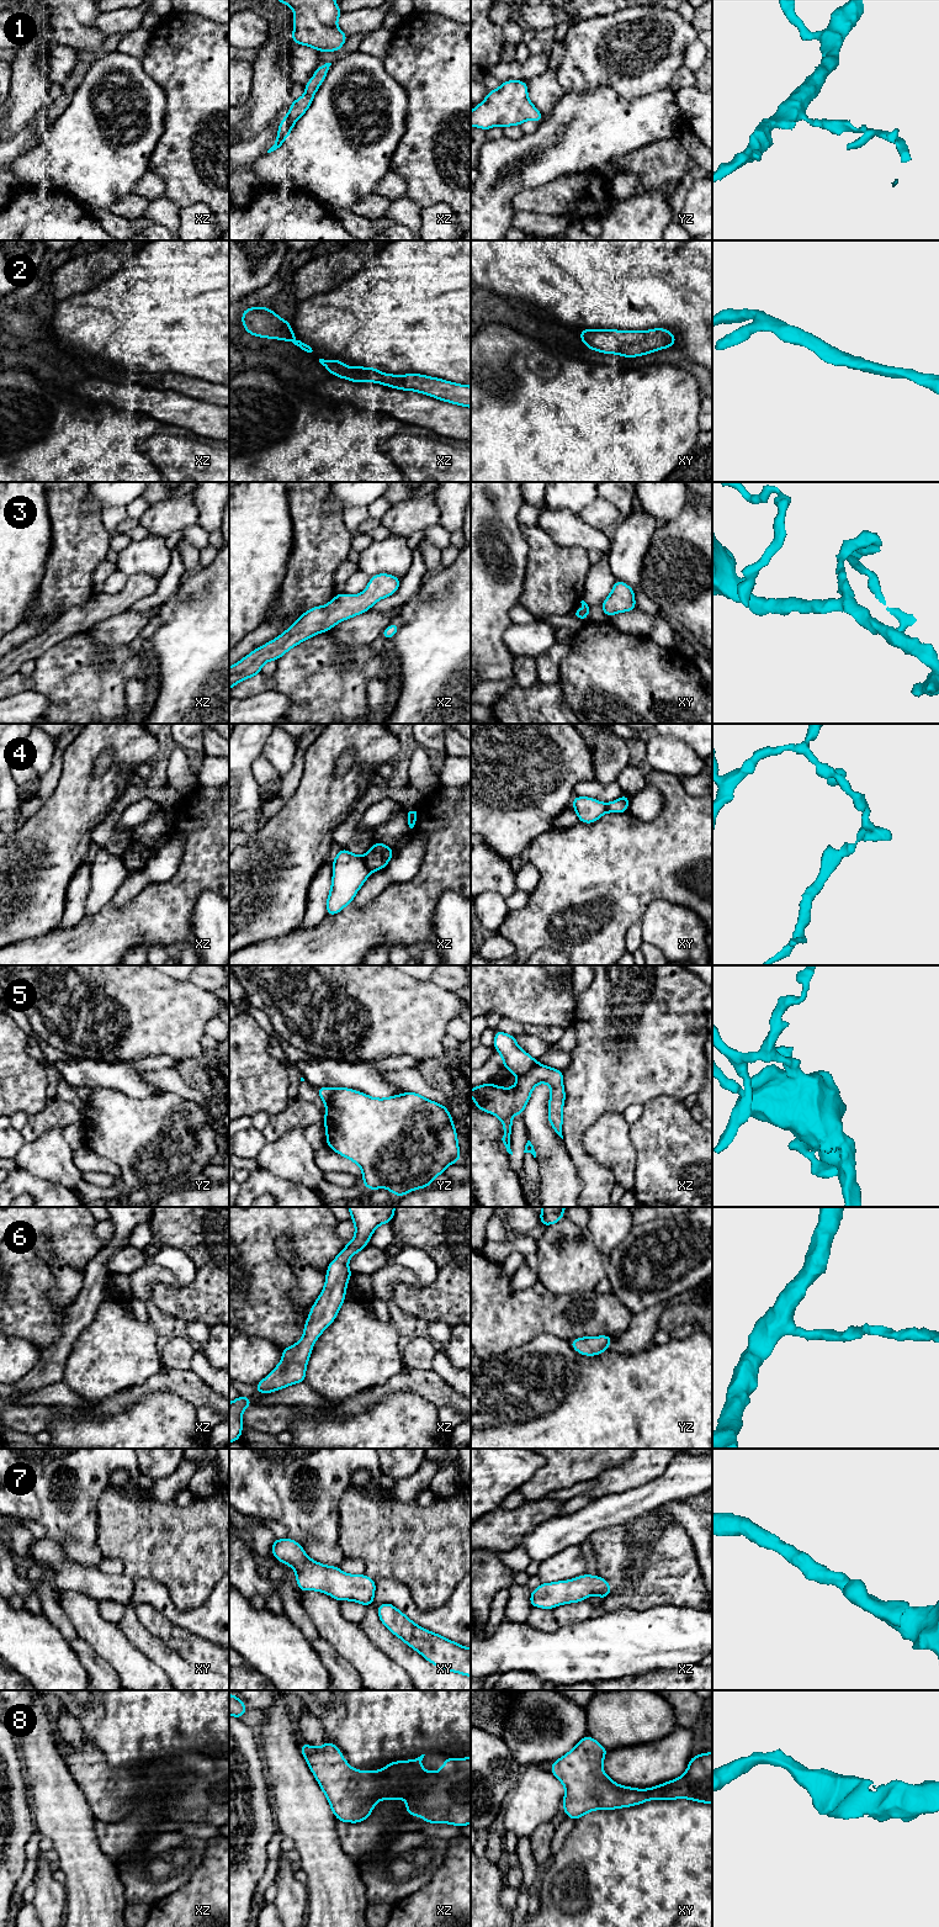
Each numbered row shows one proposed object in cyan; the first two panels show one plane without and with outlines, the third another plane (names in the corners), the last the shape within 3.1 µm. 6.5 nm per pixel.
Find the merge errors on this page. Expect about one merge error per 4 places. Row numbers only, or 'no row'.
4, 5

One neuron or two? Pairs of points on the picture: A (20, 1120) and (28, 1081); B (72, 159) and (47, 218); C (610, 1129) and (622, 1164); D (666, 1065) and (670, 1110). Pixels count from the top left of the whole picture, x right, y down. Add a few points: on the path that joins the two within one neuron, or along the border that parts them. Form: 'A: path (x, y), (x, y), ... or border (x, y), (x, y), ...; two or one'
A: border (12, 1113), (24, 1111), (28, 1116); two
B: border (56, 186), (67, 191), (83, 206); two
C: path (610, 1138), (611, 1148), (619, 1155); one
D: border (683, 1100), (657, 1096), (643, 1105); two

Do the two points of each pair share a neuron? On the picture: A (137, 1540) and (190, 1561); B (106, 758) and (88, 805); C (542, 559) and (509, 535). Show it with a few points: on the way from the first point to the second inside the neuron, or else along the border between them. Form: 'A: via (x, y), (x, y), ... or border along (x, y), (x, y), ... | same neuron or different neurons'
A: via (150, 1540), (165, 1541), (176, 1547) | same neuron
B: border along (110, 750), (106, 750), (97, 757), (94, 776) | different neurons
C: border along (520, 525), (520, 533), (528, 546), (525, 577) | different neurons

